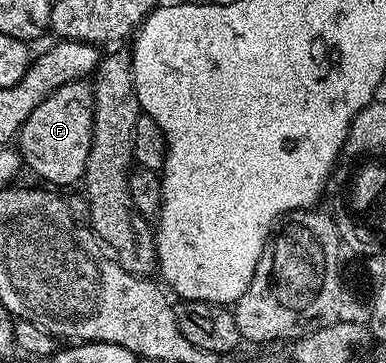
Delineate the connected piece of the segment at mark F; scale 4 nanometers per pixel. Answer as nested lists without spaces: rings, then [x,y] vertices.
[[[79,80],[72,84],[64,84],[64,88],[56,88],[56,92],[52,92],[40,104],[36,104],[36,108],[32,108],[32,116],[28,116],[28,120],[24,120],[22,129],[16,135],[16,149],[22,156],[25,169],[31,170],[38,178],[43,178],[43,183],[49,184],[54,188],[62,188],[58,186],[70,186],[74,181],[81,179],[86,172],[86,165],[88,164],[88,152],[92,148],[92,124],[94,123],[94,95],[92,93],[92,86],[89,81]]]

